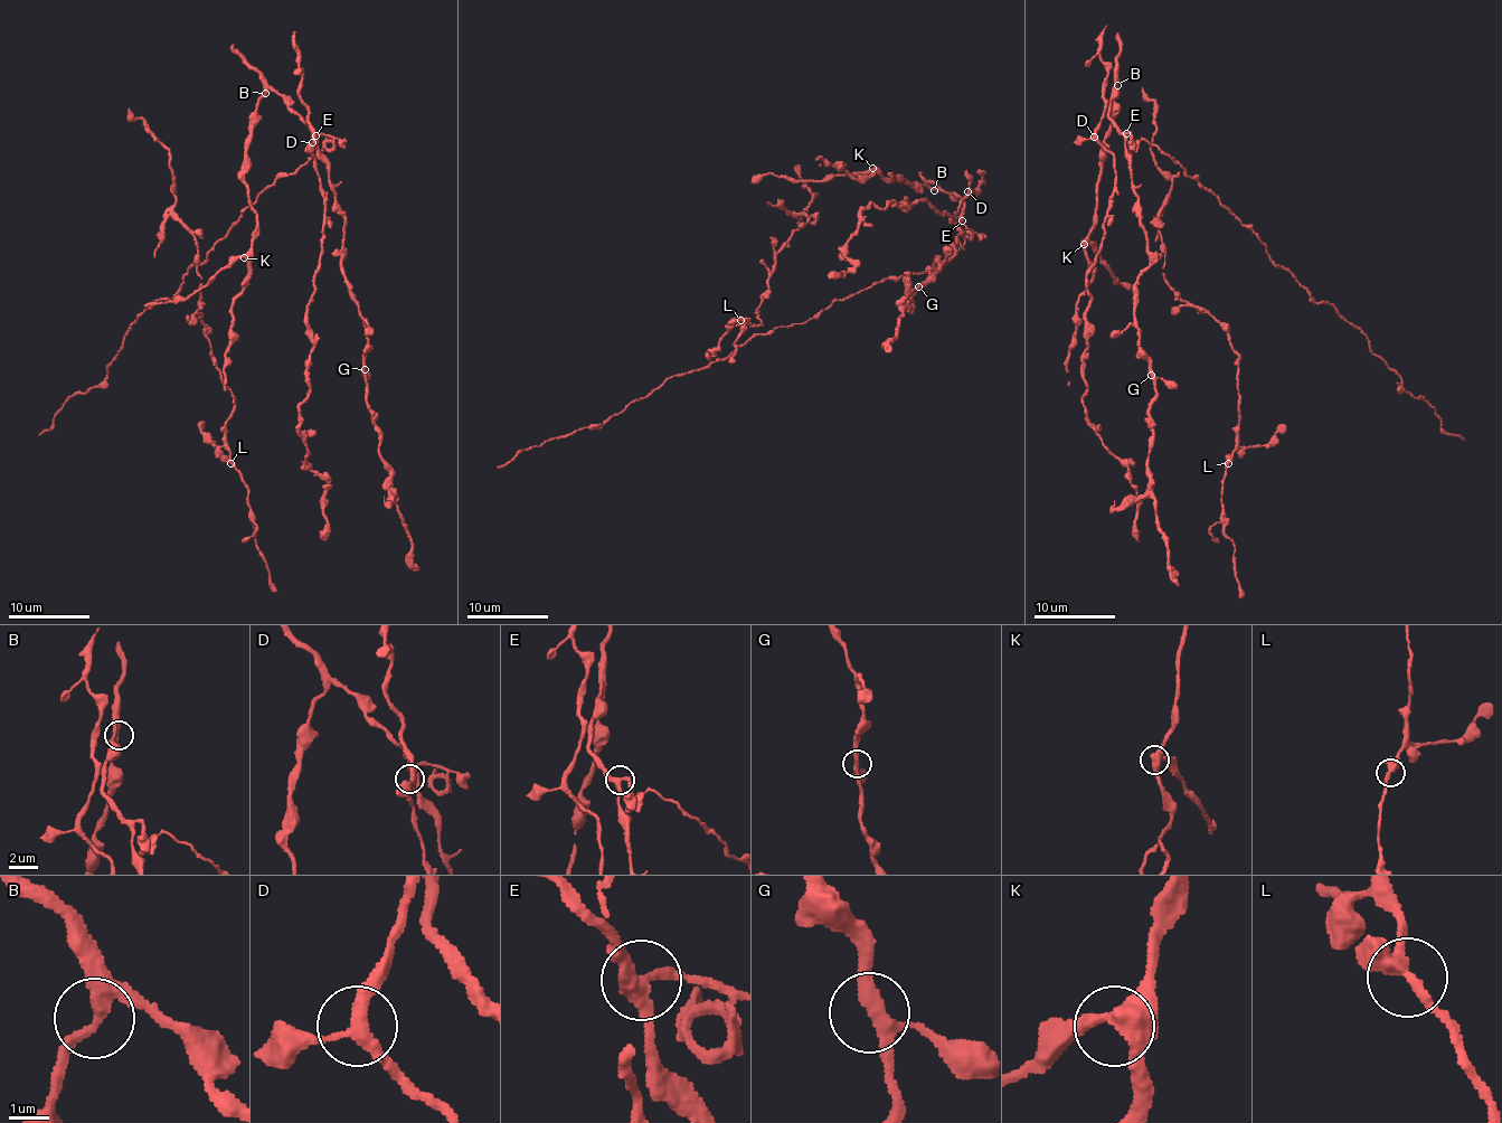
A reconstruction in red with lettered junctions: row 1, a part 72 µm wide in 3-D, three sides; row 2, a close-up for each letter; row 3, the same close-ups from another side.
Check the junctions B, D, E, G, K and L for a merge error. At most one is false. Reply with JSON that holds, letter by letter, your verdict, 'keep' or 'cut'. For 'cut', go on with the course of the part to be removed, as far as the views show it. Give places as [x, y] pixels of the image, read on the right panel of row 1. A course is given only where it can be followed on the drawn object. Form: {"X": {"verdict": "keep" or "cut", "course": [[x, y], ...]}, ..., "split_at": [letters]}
{"B": {"verdict": "keep"}, "D": {"verdict": "keep"}, "E": {"verdict": "cut", "course": [[1125, 132], [1169, 156], [1218, 197], [1268, 260], [1362, 331], [1404, 390], [1463, 440]]}, "G": {"verdict": "keep"}, "K": {"verdict": "keep"}, "L": {"verdict": "keep"}, "split_at": ["E"]}

